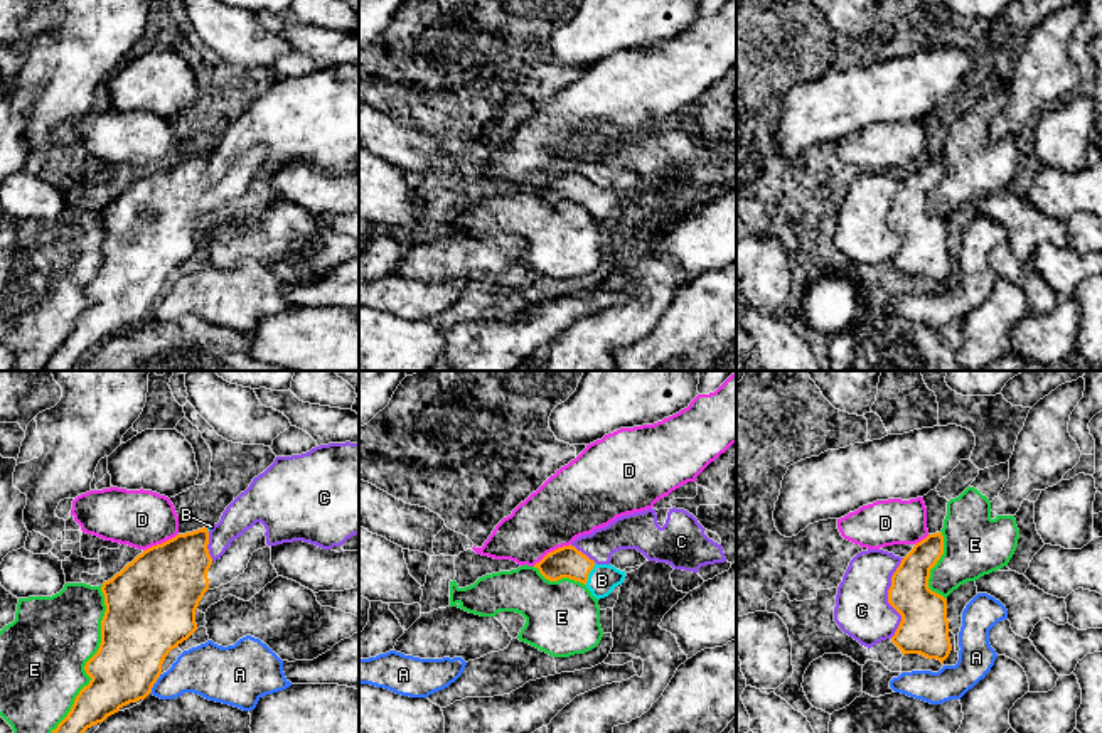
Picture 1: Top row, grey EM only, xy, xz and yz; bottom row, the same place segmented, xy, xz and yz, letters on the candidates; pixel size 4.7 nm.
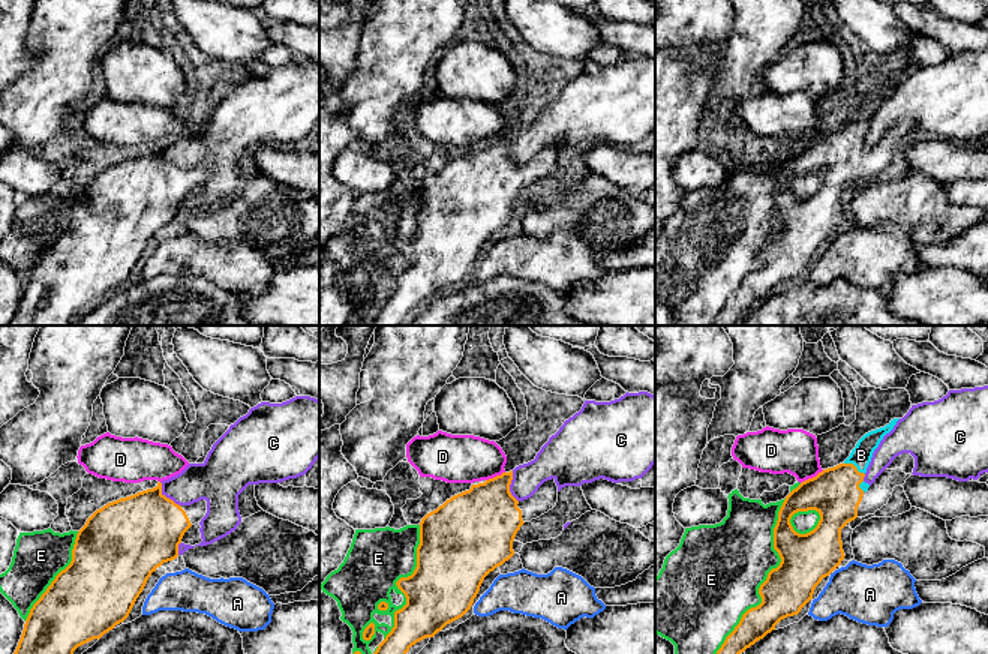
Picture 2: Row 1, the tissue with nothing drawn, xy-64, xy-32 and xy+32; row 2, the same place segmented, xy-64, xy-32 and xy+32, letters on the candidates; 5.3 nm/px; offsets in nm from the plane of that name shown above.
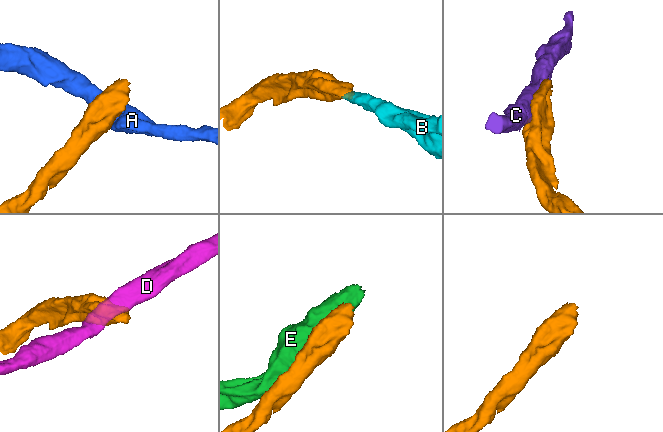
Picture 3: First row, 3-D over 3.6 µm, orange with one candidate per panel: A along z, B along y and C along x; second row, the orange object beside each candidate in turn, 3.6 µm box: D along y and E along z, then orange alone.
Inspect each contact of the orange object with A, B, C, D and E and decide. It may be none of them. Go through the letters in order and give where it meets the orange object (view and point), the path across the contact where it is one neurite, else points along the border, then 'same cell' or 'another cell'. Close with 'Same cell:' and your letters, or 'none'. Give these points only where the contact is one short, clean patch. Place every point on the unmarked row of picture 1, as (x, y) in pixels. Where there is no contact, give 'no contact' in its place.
A: meets orange in xy at (155, 304); another cell
B: meets orange in xz at (588, 196); runs through xz (567, 184), (588, 196), (602, 203); same cell
C: meets orange in yz at (888, 221); another cell
D: meets orange in xz at (551, 174); border along xz (570, 165), (548, 174), (533, 187); another cell
E: meets orange in xy at (85, 288); another cell
Same cell: B

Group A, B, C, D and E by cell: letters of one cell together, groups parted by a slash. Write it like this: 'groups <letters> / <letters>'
groups A / B / C / D / E

